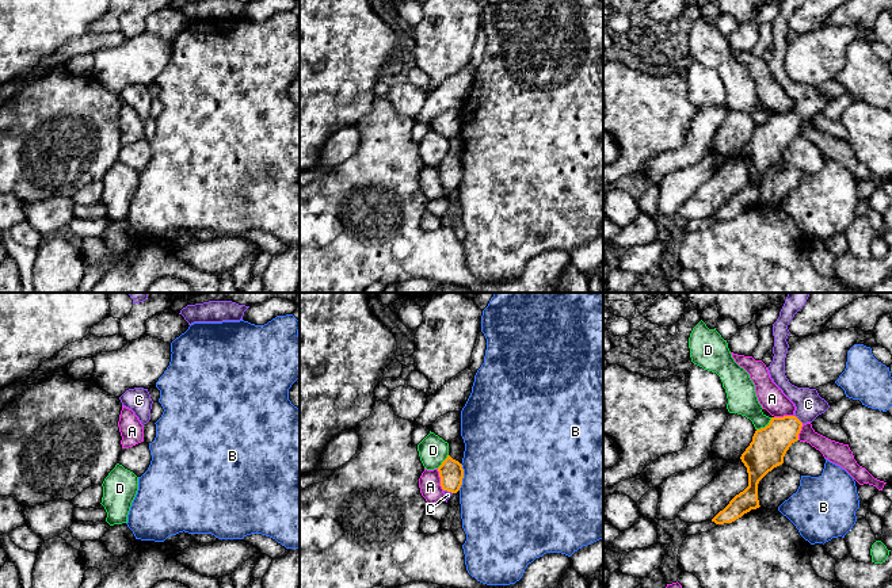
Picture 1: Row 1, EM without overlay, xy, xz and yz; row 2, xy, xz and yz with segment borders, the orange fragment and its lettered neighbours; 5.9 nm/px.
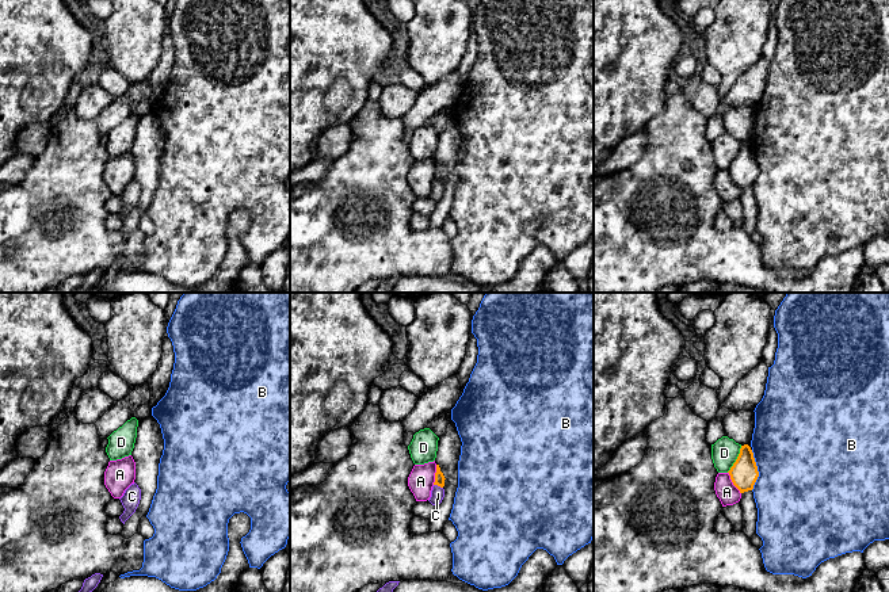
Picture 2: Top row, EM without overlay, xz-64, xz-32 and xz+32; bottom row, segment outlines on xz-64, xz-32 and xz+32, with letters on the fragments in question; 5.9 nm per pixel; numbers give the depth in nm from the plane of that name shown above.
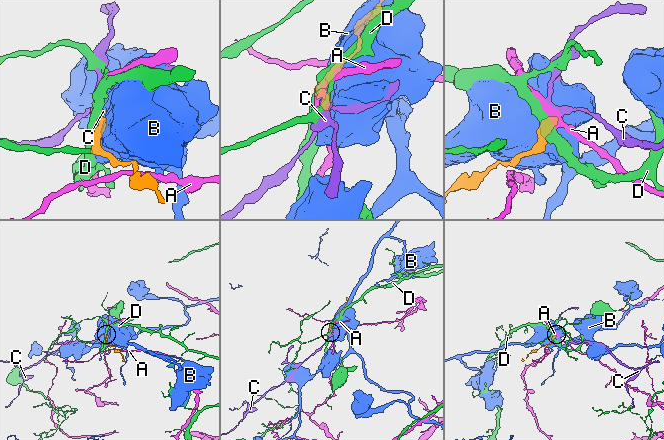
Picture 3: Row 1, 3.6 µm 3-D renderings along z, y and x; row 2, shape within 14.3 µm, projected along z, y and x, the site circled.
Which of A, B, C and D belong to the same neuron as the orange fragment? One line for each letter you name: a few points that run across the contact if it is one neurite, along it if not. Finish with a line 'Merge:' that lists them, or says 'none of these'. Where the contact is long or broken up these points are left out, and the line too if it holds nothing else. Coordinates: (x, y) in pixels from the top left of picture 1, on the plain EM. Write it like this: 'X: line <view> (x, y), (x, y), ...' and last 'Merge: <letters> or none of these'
C: line yz (769, 142), (797, 115), (807, 106), (808, 100)
Merge: C

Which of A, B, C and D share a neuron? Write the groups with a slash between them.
A / B / C / D

